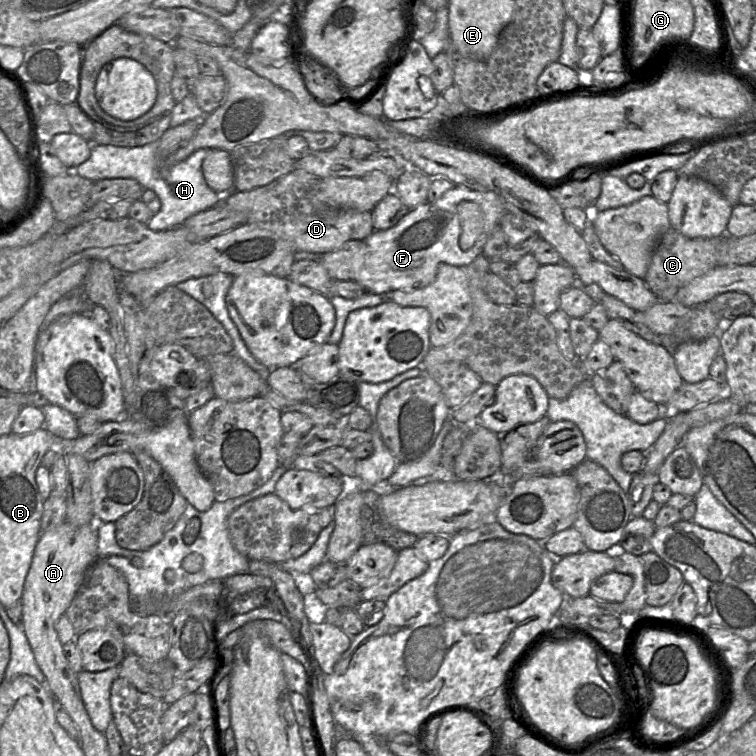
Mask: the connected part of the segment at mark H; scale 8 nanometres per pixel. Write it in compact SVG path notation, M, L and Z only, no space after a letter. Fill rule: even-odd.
M159 141L141 147L92 144L90 157L70 170L93 182L102 179L131 178L137 180L144 189L153 190L161 201L161 208L149 220L147 226L155 232L179 227L191 216L219 205L226 198L227 194L213 191L203 176L202 163L210 153L210 148L199 149L184 161L164 170L160 168L158 145Z

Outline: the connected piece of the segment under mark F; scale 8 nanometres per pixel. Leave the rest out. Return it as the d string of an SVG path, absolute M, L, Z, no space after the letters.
M454 185L436 201L410 209L393 227L374 230L364 240L366 255L353 281L373 294L426 287L435 279L439 265L466 268L481 255L504 214L504 204L495 192Z

